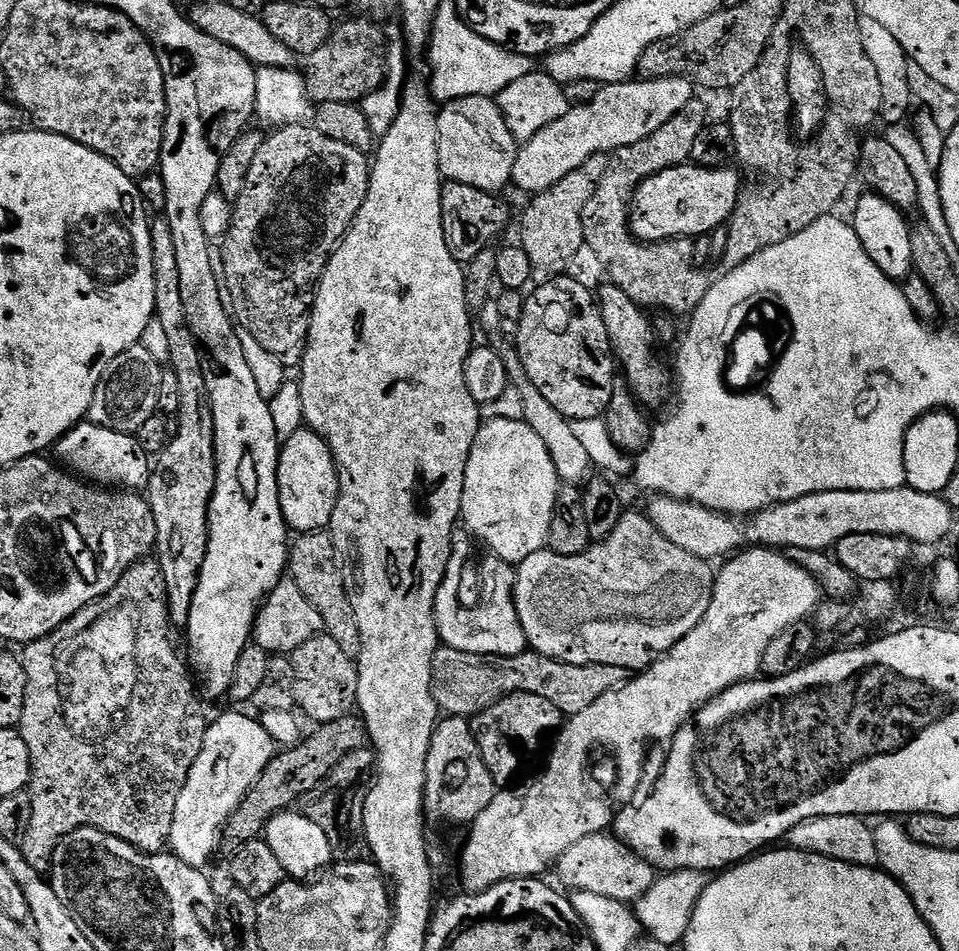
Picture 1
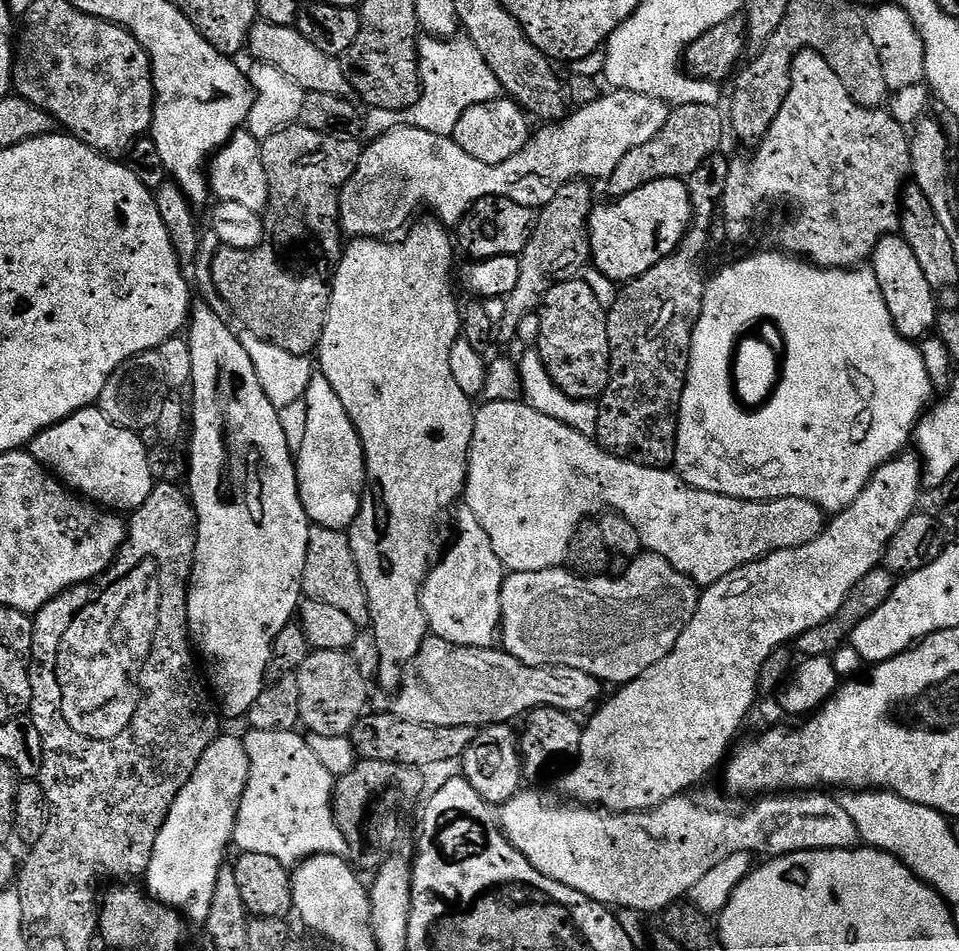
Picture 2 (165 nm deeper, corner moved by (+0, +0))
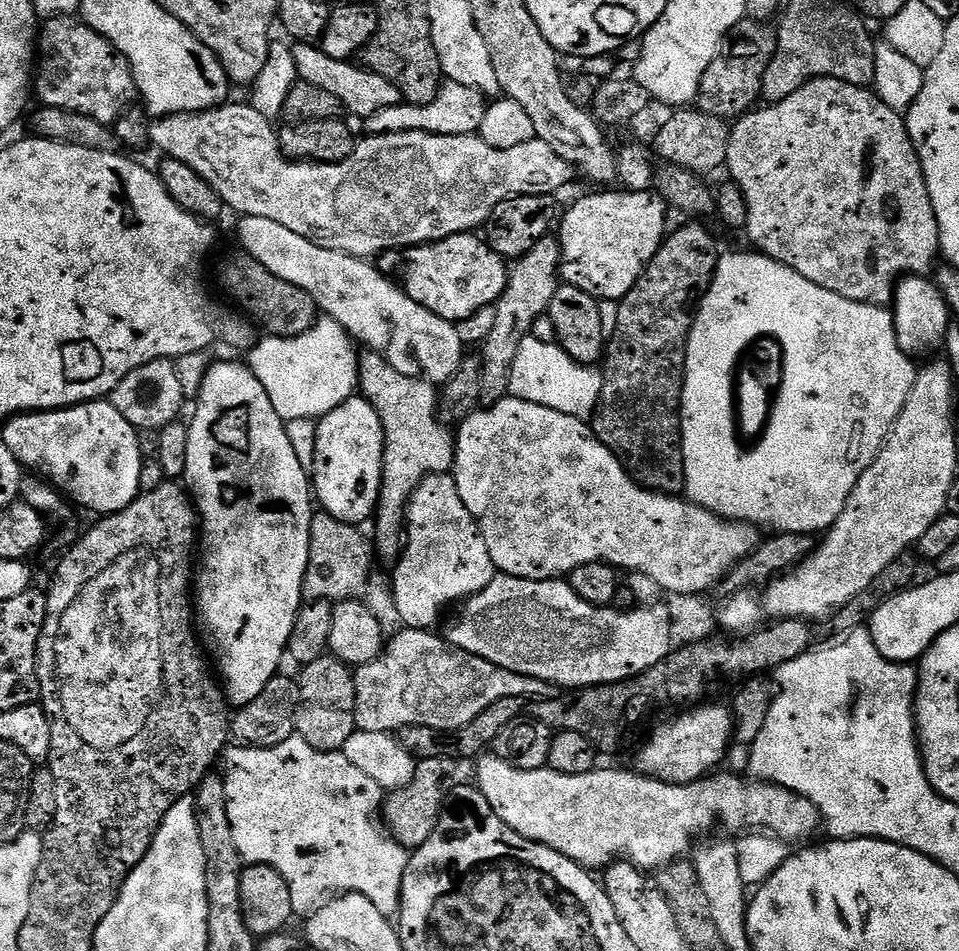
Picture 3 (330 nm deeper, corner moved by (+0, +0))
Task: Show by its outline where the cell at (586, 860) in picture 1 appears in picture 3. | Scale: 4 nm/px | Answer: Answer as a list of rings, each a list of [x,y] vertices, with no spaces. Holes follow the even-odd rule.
[[[484,754],[475,761],[476,780],[480,793],[490,802],[494,814],[510,826],[522,838],[550,846],[560,854],[589,870],[604,870],[617,858],[626,858],[641,870],[659,870],[666,864],[679,860],[688,847],[693,847],[692,839],[702,832],[710,831],[716,820],[721,820],[732,832],[759,830],[771,834],[775,839],[785,842],[804,840],[812,836],[822,824],[820,811],[805,796],[786,790],[777,784],[765,784],[755,778],[743,780],[732,772],[709,775],[693,784],[667,784],[646,776],[639,771],[623,772],[620,768],[597,767],[595,770],[577,776],[556,772],[553,768],[538,770],[518,770],[494,754]]]

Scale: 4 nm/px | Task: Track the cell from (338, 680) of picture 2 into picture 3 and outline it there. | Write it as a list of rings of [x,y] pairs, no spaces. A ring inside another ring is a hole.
[[[324,658],[307,665],[301,672],[304,673],[298,676],[300,701],[296,711],[296,732],[319,752],[340,752],[344,743],[357,731],[352,713],[356,705],[353,669],[341,660]]]

